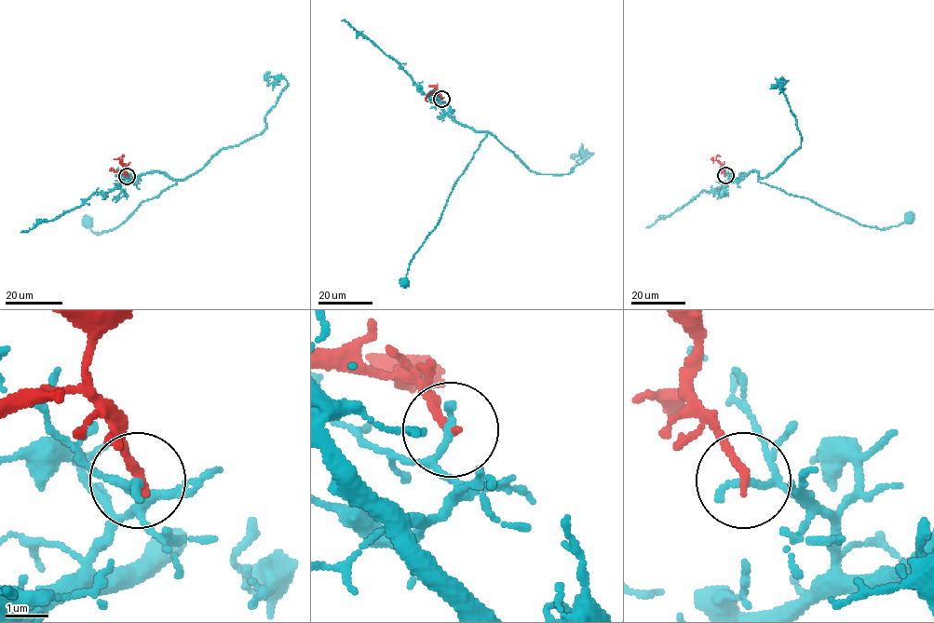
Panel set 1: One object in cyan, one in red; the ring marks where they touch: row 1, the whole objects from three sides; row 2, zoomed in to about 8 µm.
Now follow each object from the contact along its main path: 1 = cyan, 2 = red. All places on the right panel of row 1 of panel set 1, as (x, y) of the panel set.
1: (724, 175), (732, 182), (756, 170), (758, 181), (879, 229), (899, 225), (910, 217)
2: (724, 175), (723, 167), (712, 158)

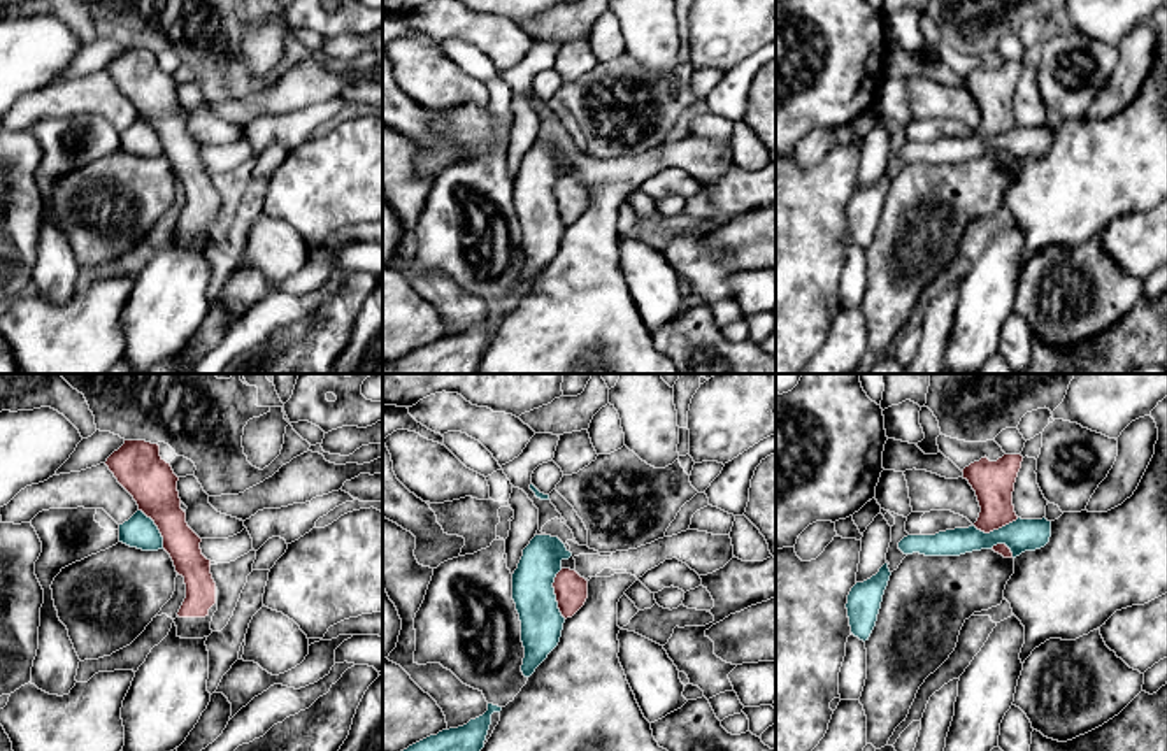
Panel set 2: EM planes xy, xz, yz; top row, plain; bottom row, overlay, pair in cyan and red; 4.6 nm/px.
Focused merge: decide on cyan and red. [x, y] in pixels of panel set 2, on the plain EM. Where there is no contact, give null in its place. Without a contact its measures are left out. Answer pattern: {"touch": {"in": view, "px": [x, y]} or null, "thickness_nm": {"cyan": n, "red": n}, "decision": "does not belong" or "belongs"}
{"touch": {"in": "xz", "px": [553, 200]}, "thickness_nm": {"cyan": 190, "red": 150}, "decision": "does not belong"}

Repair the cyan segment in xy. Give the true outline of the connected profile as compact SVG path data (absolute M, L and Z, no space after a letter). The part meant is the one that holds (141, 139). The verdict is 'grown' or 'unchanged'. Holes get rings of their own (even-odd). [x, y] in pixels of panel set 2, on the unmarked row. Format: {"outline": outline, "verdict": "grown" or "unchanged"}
{"outline": "M137 118L128 128L119 132L119 149L142 158L163 156L163 144L151 125Z", "verdict": "unchanged"}

